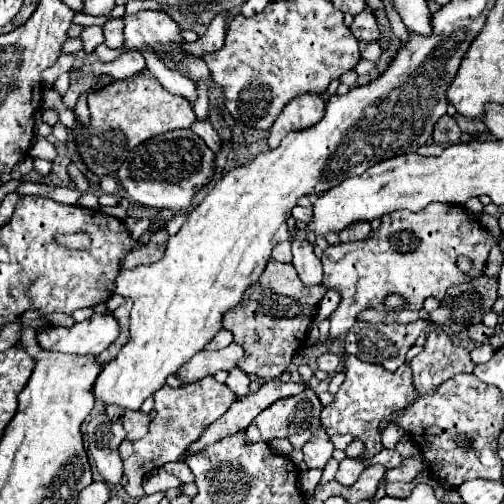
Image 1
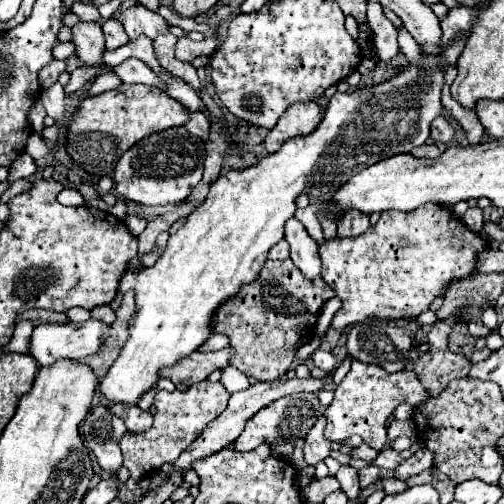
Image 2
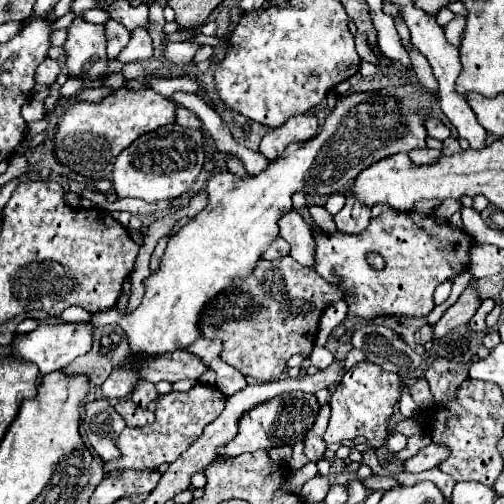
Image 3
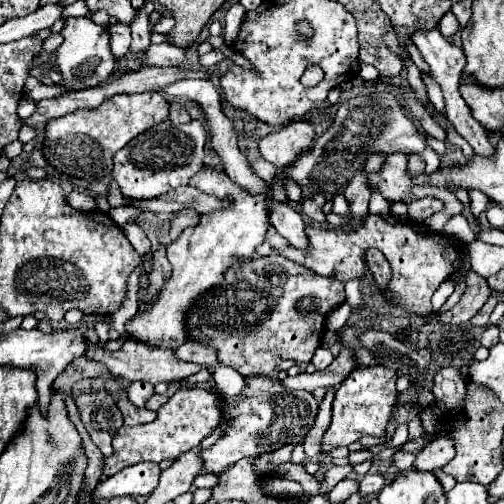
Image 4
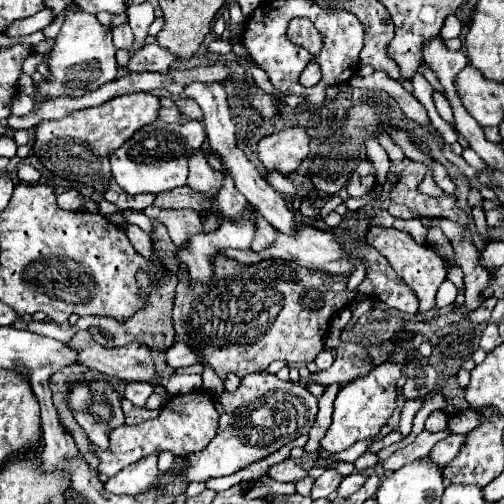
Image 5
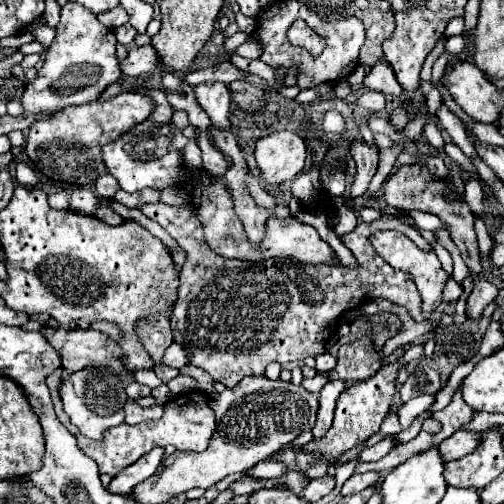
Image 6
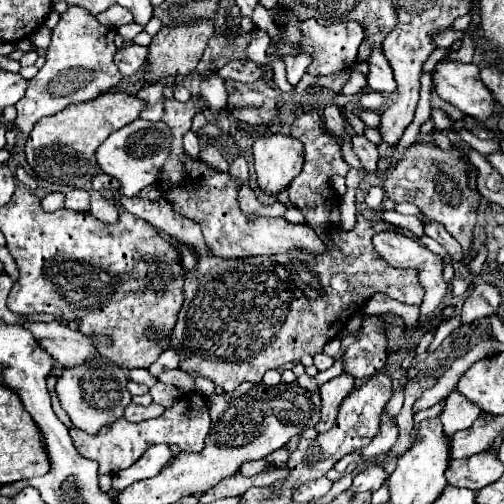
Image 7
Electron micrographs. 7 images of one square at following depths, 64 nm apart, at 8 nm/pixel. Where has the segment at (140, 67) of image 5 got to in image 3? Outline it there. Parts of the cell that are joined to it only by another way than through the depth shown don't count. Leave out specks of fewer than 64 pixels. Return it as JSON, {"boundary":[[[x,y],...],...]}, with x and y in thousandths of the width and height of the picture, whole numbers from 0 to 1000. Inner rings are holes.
{"boundary":[[[341,83],[321,95],[321,107],[345,127],[373,127],[381,123],[393,95],[397,87],[385,87],[385,83]]]}

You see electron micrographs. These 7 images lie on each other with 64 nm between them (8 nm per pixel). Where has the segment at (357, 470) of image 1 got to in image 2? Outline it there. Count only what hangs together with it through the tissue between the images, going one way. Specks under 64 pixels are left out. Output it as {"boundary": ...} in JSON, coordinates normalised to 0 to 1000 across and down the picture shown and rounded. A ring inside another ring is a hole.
{"boundary":[[[675,925],[675,933],[667,937],[667,952],[675,956],[675,964],[687,976],[694,996],[714,992],[718,976],[714,976],[714,960],[710,960],[710,937],[698,925]]]}

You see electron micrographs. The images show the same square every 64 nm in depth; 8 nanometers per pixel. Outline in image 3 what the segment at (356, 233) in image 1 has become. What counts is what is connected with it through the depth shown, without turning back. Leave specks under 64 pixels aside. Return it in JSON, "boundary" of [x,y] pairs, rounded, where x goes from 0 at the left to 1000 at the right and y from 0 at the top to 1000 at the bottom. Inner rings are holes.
{"boundary":[[[687,389],[687,409],[663,429],[663,440],[675,460],[718,460],[734,440],[734,413],[722,413],[714,397],[698,397],[698,389]]]}

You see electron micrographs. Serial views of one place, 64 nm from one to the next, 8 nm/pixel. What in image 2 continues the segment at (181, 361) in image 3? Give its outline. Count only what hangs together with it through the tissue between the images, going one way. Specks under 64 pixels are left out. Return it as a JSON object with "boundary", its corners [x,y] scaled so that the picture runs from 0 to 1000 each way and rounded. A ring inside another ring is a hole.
{"boundary":[[[444,690],[413,702],[381,698],[381,706],[353,714],[341,730],[325,730],[325,738],[317,738],[317,750],[333,750],[345,762],[389,762],[409,754],[421,734],[452,726],[456,706],[460,706],[460,690]]]}

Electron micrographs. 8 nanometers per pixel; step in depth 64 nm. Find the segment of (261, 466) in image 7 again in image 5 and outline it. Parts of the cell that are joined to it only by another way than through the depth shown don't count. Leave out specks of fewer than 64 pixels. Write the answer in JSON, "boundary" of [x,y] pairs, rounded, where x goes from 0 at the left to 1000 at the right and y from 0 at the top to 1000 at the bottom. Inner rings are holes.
{"boundary":[[[575,909],[563,913],[563,917],[556,917],[556,921],[544,921],[540,929],[532,929],[528,940],[532,940],[536,948],[552,952],[552,956],[583,956],[583,952],[591,952],[591,948],[611,944],[611,937],[599,933],[595,925],[587,925],[583,913],[575,913]]]}

